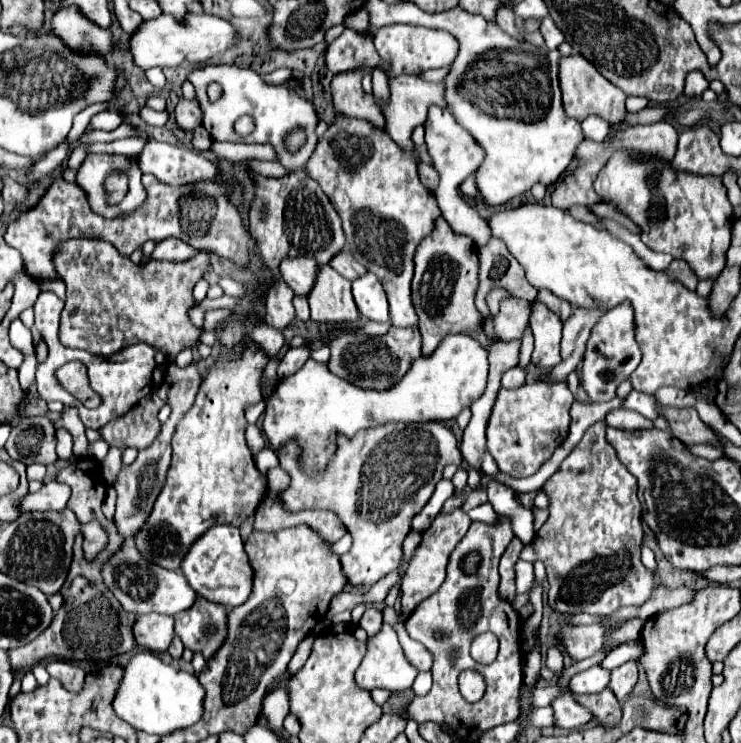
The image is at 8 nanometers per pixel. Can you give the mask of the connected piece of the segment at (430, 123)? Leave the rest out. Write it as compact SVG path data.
M429 107L429 117L425 121L425 143L427 143L427 149L429 149L429 155L431 155L431 161L441 177L437 189L433 191L435 197L437 197L437 203L439 203L439 209L441 209L441 215L445 217L445 221L453 227L453 231L457 233L463 233L467 237L471 237L477 245L485 245L489 239L491 239L491 231L489 227L465 227L461 225L461 213L457 211L455 213L455 193L459 191L459 185L469 177L473 175L479 165L483 163L485 159L485 151L483 147L473 139L473 135L463 129L455 117L443 109L443 107Z

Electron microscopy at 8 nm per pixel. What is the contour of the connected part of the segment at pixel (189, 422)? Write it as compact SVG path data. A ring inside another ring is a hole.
M247 319L245 323L227 321L221 325L219 341L225 349L217 357L213 369L203 377L195 405L177 425L173 435L173 461L165 485L145 525L133 535L139 553L159 567L177 571L185 551L189 551L207 529L215 525L239 527L255 513L265 497L267 477L255 467L253 453L245 443L247 419L243 407L263 399L261 375L269 361L255 343L247 341L249 331L253 329L251 321L253 319ZM243 341L247 341L243 357L229 359L229 349Z

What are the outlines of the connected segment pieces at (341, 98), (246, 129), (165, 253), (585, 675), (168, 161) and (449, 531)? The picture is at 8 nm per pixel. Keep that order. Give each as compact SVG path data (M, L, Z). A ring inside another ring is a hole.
M361 71L337 73L333 77L331 89L333 89L335 111L345 117L365 119L373 127L385 131L385 117L381 113L381 107L373 95L367 95L361 89L361 77L363 77Z
M243 115L243 117L237 119L237 123L235 123L235 131L237 131L237 135L241 135L241 137L249 135L253 129L255 129L255 123L253 123L253 117L249 117L249 115Z
M169 237L157 243L155 251L153 251L153 259L167 259L167 261L187 261L193 259L199 253L199 249L183 243L181 239Z
M599 665L577 673L569 683L575 695L595 695L601 693L607 685L609 685L609 671Z
M149 141L147 147L137 155L137 161L139 161L139 167L143 173L151 173L155 175L161 183L165 185L171 185L171 187L181 187L181 185L191 185L191 183L197 183L197 181L215 181L215 179L221 179L223 185L227 187L227 193L229 193L229 203L239 209L243 207L243 191L245 191L245 185L241 181L235 181L231 183L231 177L225 175L225 171L215 163L215 161L209 161L205 159L201 153L193 151L193 149L187 149L187 147L177 147L177 145L169 145L169 143L159 143L159 141Z
M457 509L451 515L437 515L435 521L431 523L431 527L427 531L423 531L421 543L415 549L415 553L409 561L409 567L405 571L405 577L403 577L399 615L409 617L411 611L417 607L417 603L421 603L421 599L427 599L429 595L433 595L437 591L437 587L441 587L441 583L445 579L445 567L447 567L449 555L455 549L455 545L465 537L469 525L471 525L469 515Z

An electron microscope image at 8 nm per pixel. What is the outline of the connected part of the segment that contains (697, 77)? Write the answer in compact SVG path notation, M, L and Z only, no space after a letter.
M693 71L693 73L687 75L687 81L685 81L685 95L689 95L689 97L701 95L707 87L709 87L709 81L705 79L705 75L703 75L701 71Z

